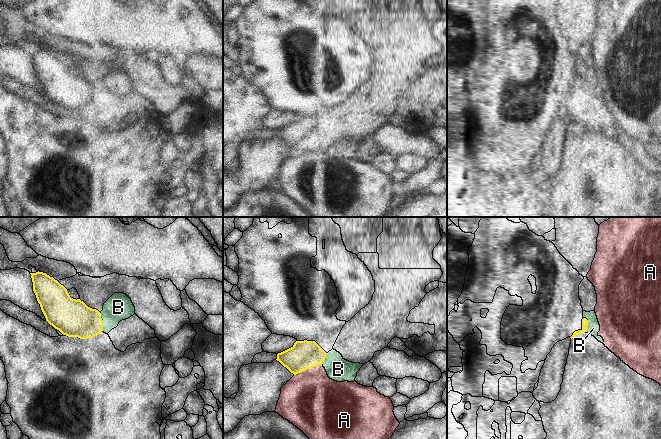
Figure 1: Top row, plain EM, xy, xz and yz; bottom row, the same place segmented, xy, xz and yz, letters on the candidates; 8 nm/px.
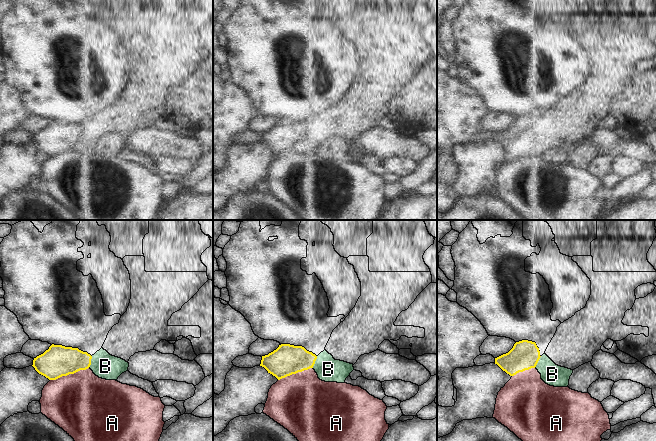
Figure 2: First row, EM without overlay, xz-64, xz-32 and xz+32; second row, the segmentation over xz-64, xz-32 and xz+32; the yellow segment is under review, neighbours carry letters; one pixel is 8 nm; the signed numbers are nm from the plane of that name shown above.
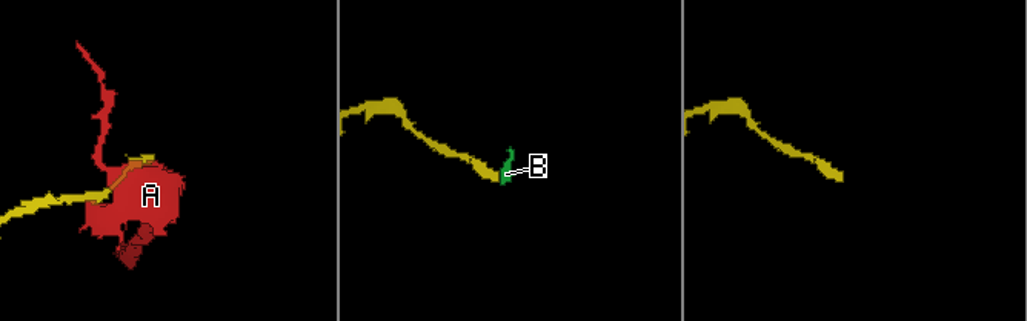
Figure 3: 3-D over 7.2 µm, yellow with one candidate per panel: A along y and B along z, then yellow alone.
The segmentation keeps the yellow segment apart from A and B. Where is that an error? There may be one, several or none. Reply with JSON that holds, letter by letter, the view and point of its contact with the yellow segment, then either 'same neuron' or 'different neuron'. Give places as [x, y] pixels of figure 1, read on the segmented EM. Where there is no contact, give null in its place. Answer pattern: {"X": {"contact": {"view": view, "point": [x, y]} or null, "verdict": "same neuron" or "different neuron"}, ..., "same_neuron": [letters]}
{"A": {"contact": {"view": "xz", "point": [307, 368]}, "verdict": "different neuron"}, "B": {"contact": {"view": "xy", "point": [102, 322]}, "verdict": "different neuron"}, "same_neuron": []}

